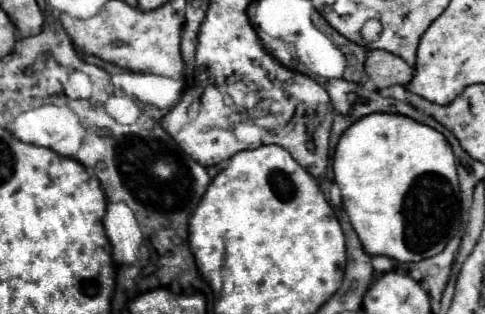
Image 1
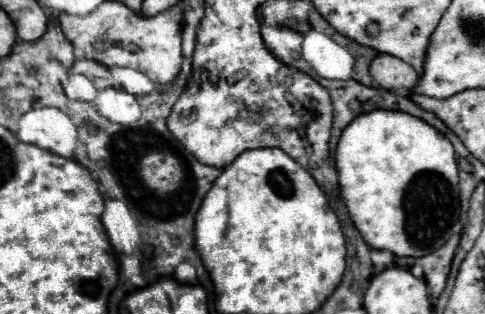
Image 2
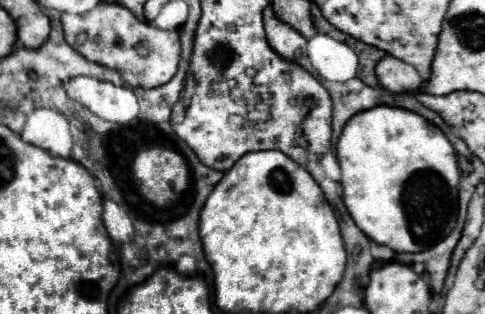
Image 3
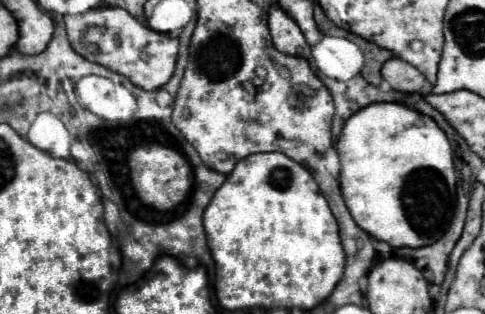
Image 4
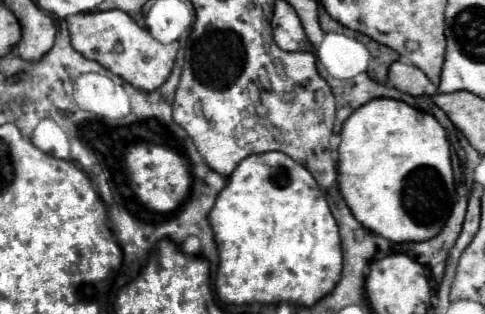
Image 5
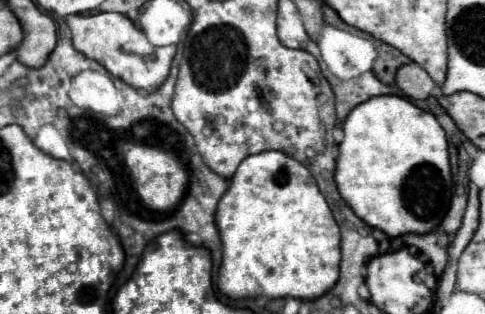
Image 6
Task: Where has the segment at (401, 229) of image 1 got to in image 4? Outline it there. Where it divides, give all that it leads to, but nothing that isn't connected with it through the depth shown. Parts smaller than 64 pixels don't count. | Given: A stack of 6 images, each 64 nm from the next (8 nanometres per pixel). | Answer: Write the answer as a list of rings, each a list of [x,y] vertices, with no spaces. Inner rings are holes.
[[[396,102],[370,104],[368,108],[362,108],[360,112],[352,114],[346,120],[346,124],[342,128],[342,134],[338,138],[336,150],[338,150],[340,164],[342,164],[342,170],[340,170],[340,188],[342,188],[344,202],[346,202],[348,210],[350,210],[354,222],[364,232],[368,232],[372,238],[382,240],[382,242],[388,242],[392,248],[422,248],[422,246],[434,244],[448,230],[450,220],[452,220],[454,210],[456,210],[456,168],[454,168],[454,152],[452,152],[452,146],[450,146],[446,134],[438,128],[438,124],[432,118],[428,118],[428,116],[416,112],[416,110],[410,110],[404,104],[396,104]]]

